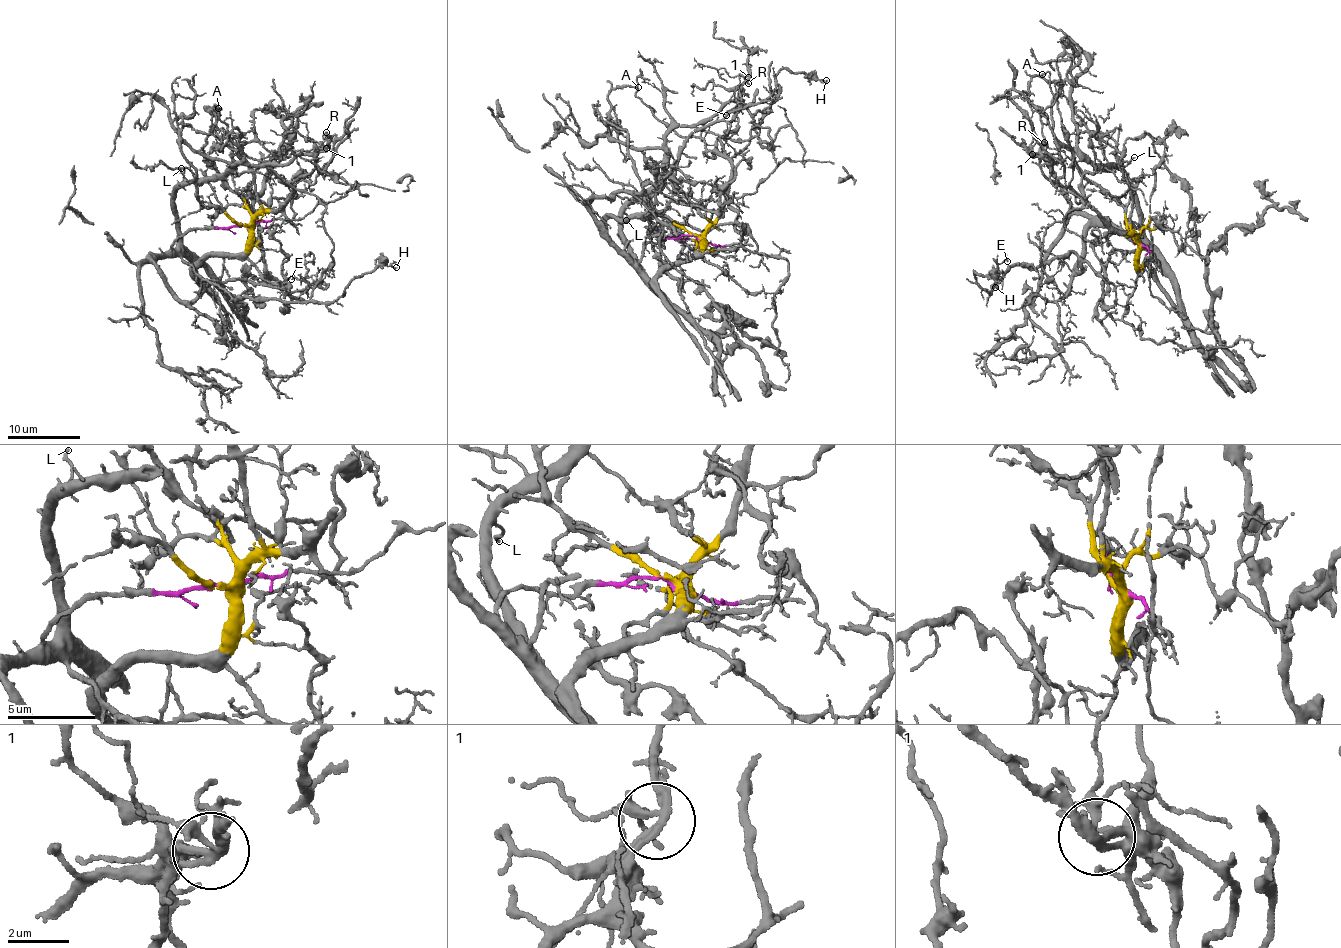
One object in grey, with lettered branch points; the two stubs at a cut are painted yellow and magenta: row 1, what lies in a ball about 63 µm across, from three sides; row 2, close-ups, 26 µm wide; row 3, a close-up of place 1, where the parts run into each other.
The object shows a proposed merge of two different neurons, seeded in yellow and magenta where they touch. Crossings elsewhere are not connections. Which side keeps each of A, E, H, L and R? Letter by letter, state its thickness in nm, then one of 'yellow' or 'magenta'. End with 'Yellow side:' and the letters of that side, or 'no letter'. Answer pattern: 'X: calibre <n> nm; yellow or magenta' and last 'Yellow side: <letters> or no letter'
A: calibre 160 nm; yellow
E: calibre 150 nm; magenta
H: calibre 120 nm; magenta
L: calibre 170 nm; magenta
R: calibre 140 nm; yellow
Yellow side: A, R

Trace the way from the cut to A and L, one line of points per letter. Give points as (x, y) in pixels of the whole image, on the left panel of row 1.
A: (246, 224), (280, 207), (293, 188), (268, 162), (253, 159), (231, 139), (214, 106), (219, 108)
L: (246, 224), (193, 228), (184, 231), (173, 248), (177, 244), (173, 194), (180, 186), (182, 169)

